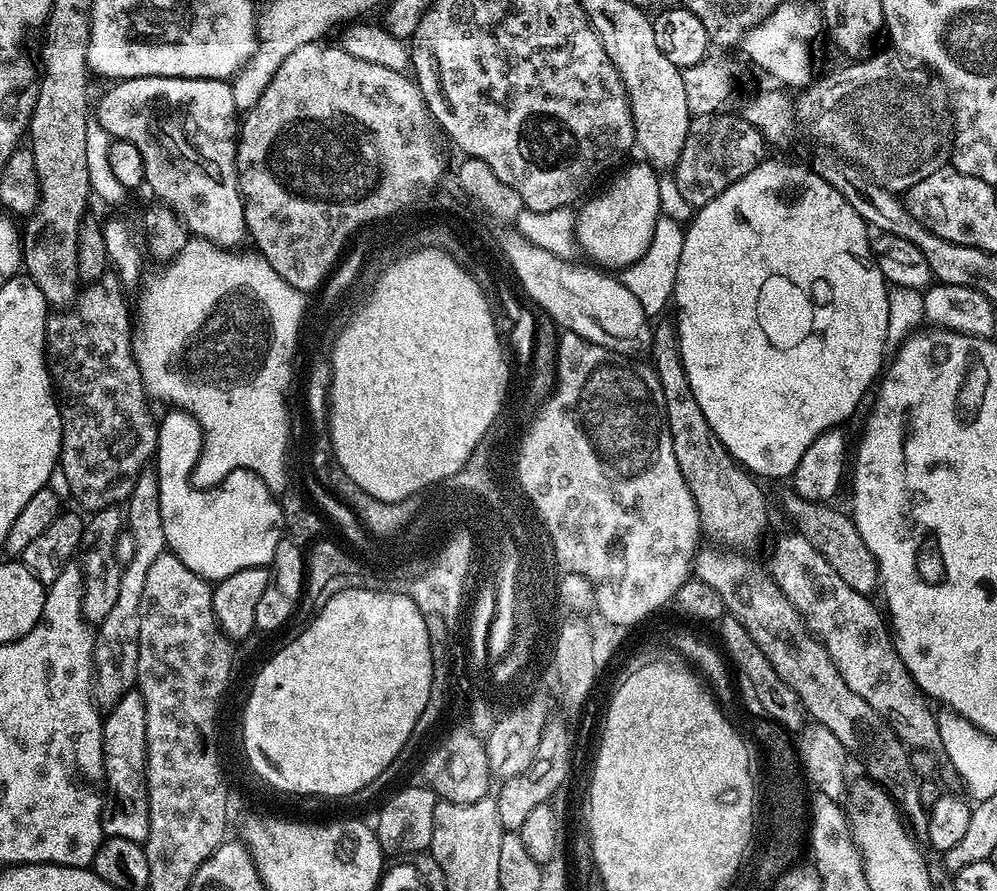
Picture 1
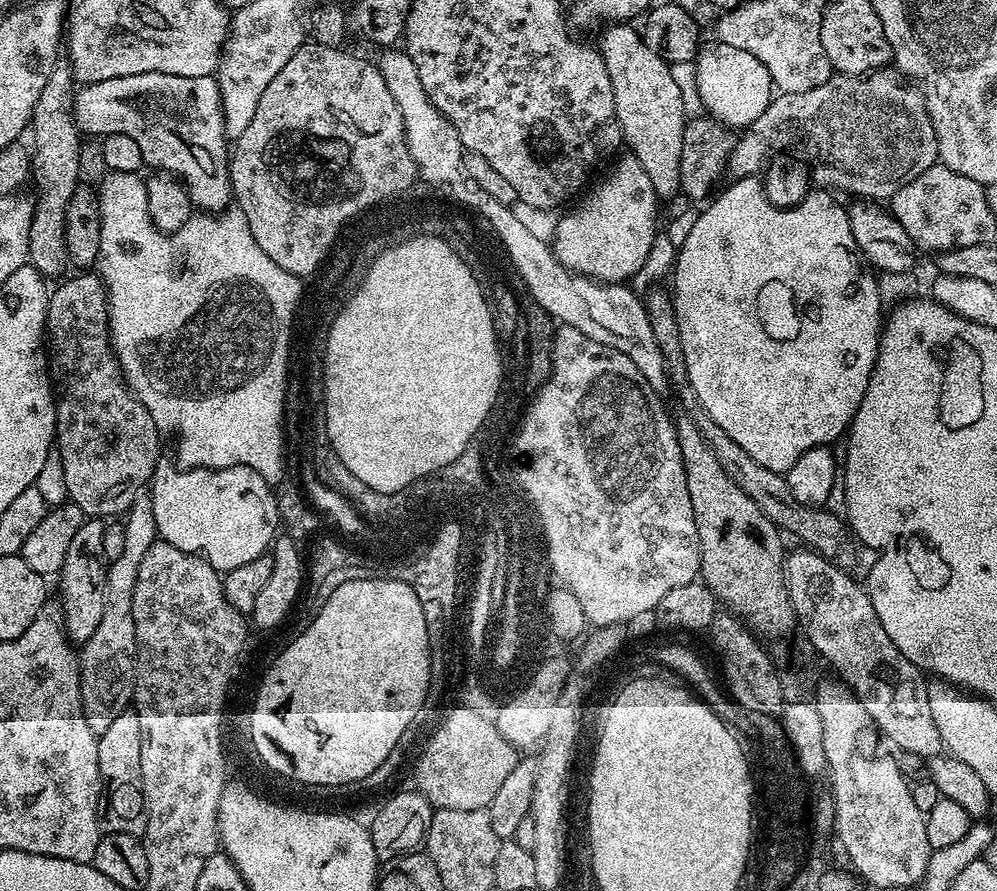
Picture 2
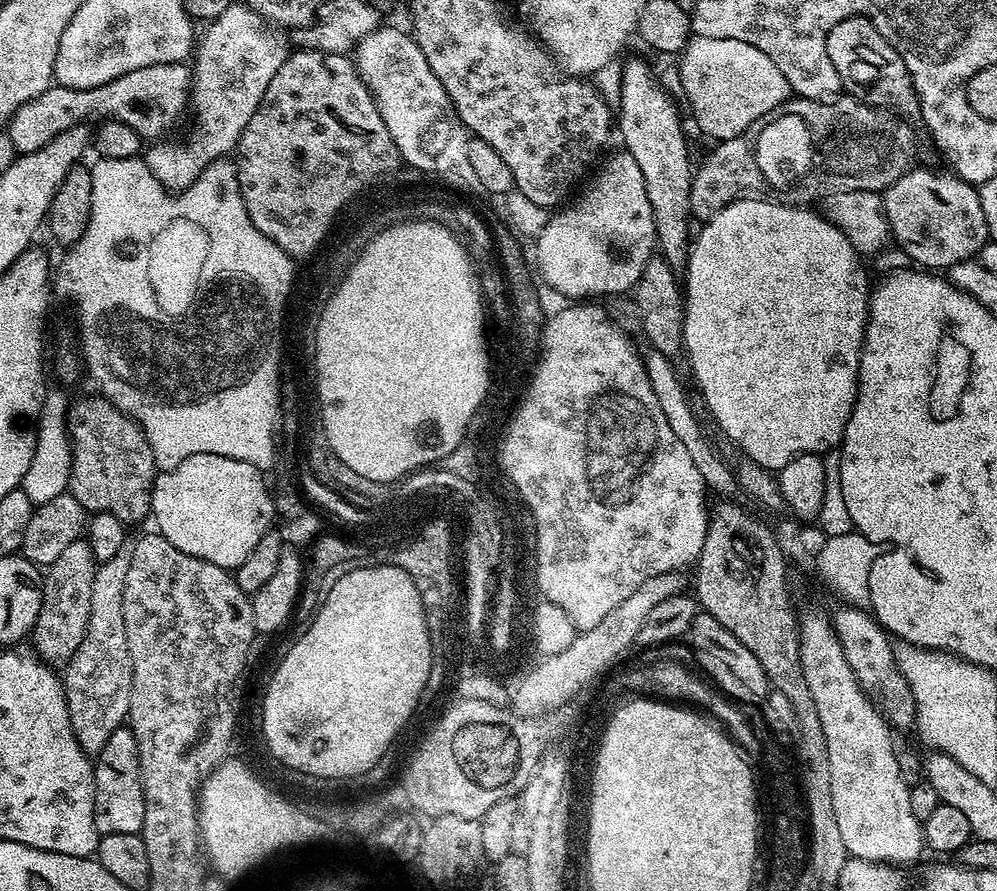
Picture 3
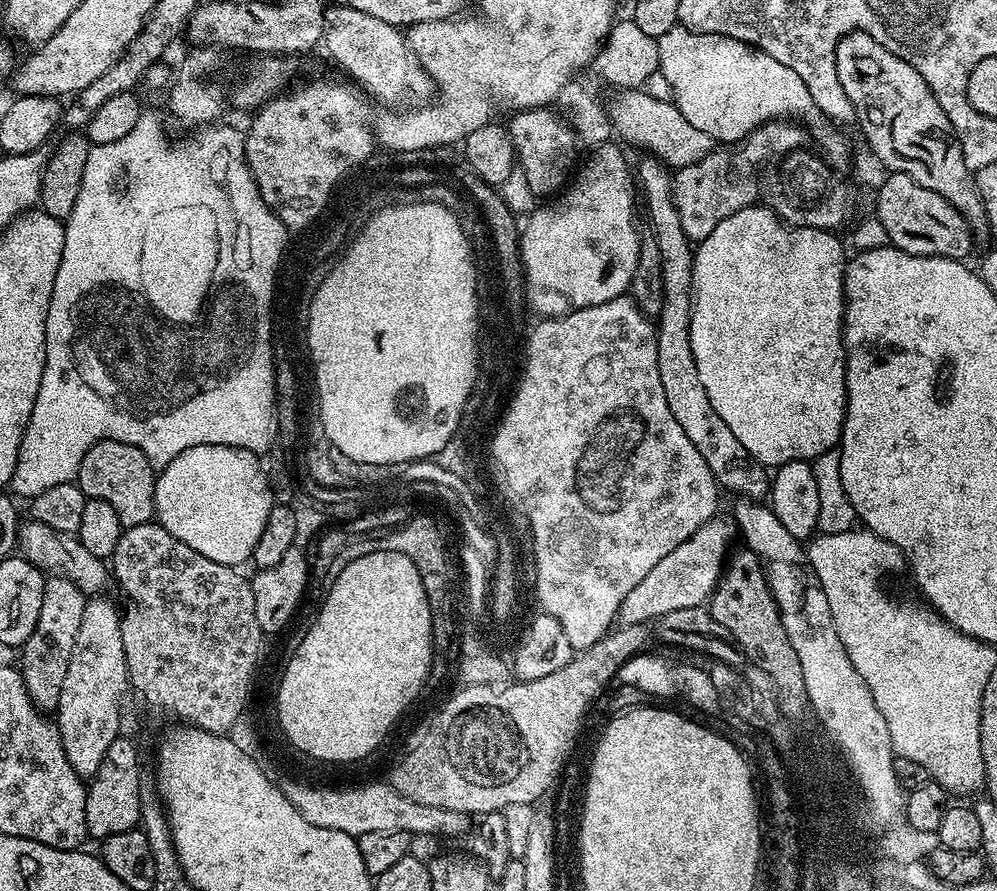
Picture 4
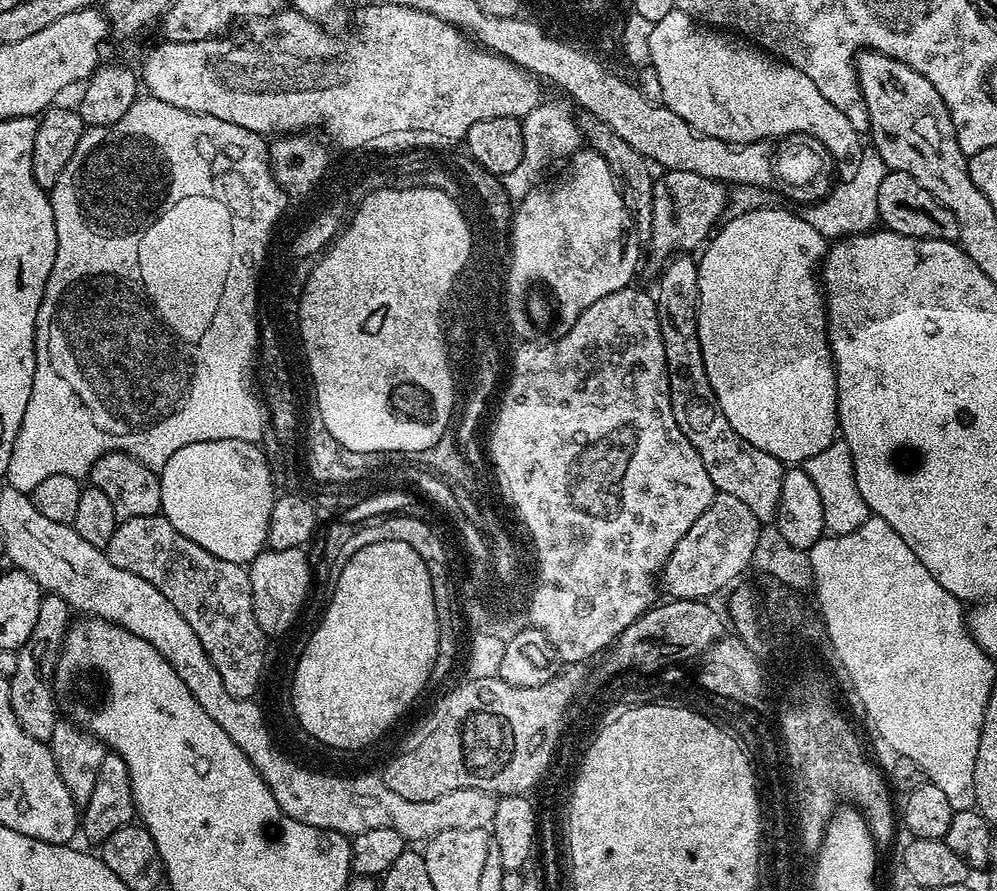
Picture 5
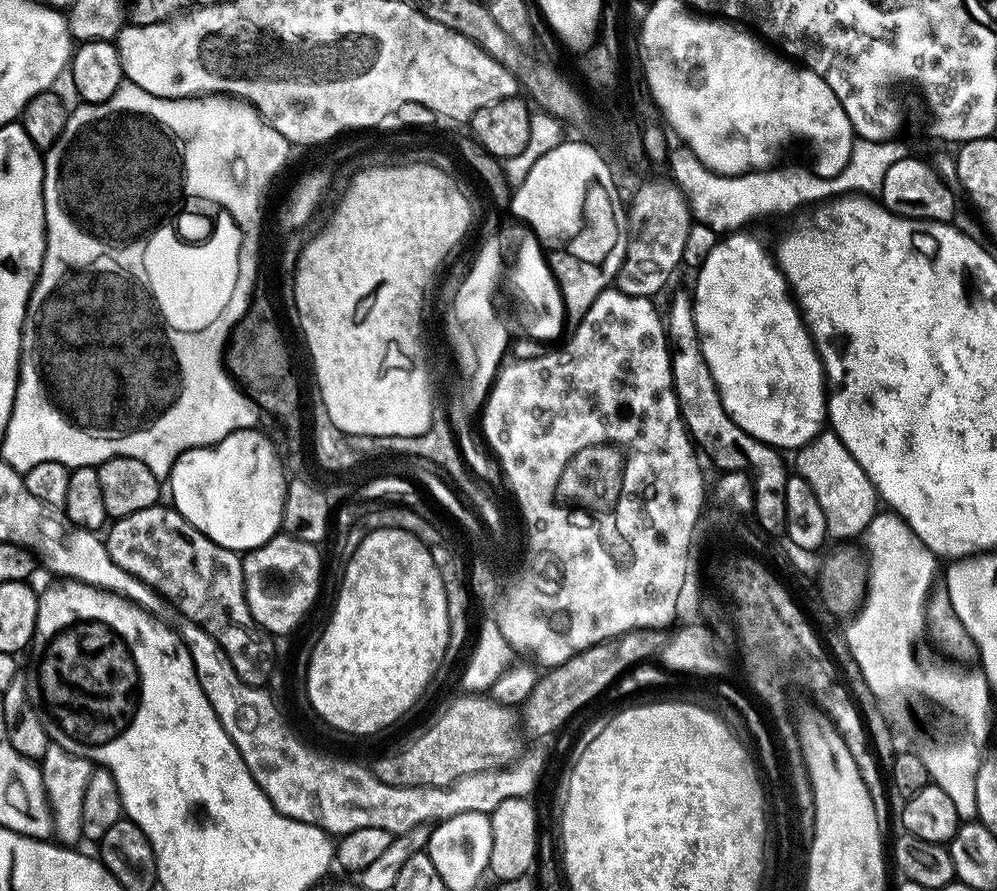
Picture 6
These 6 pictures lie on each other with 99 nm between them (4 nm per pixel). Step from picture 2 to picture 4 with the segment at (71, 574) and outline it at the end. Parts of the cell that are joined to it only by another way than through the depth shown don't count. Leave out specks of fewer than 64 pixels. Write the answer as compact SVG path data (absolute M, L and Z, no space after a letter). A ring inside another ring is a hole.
M49 575L42 590L42 610L38 610L38 622L30 638L19 649L20 677L24 680L26 694L35 708L45 714L55 713L58 694L62 694L62 678L66 678L66 666L70 666L70 654L74 650L74 638L78 626L82 626L82 610L86 594L70 578Z

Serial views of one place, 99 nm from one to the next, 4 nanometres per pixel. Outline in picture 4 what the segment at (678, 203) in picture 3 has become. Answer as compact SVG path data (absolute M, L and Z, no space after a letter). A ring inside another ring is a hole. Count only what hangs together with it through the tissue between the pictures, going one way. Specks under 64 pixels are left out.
M645 155L638 168L638 186L644 190L644 202L648 206L648 224L650 235L657 239L659 257L662 258L662 286L664 301L658 319L655 321L656 345L658 346L658 375L662 377L662 390L666 390L666 402L670 405L670 414L682 426L686 438L694 442L694 450L706 458L710 470L714 474L717 485L730 488L735 495L749 500L763 501L770 492L770 472L765 465L758 464L756 459L734 438L730 426L718 418L718 410L710 406L710 398L706 398L706 389L702 386L702 378L698 375L698 366L694 362L694 350L690 346L690 322L692 321L692 258L693 241L689 240L683 230L680 210L675 202L673 192L673 173L667 164L654 156ZM732 452L745 464L752 468L747 472L740 468L732 480Z

